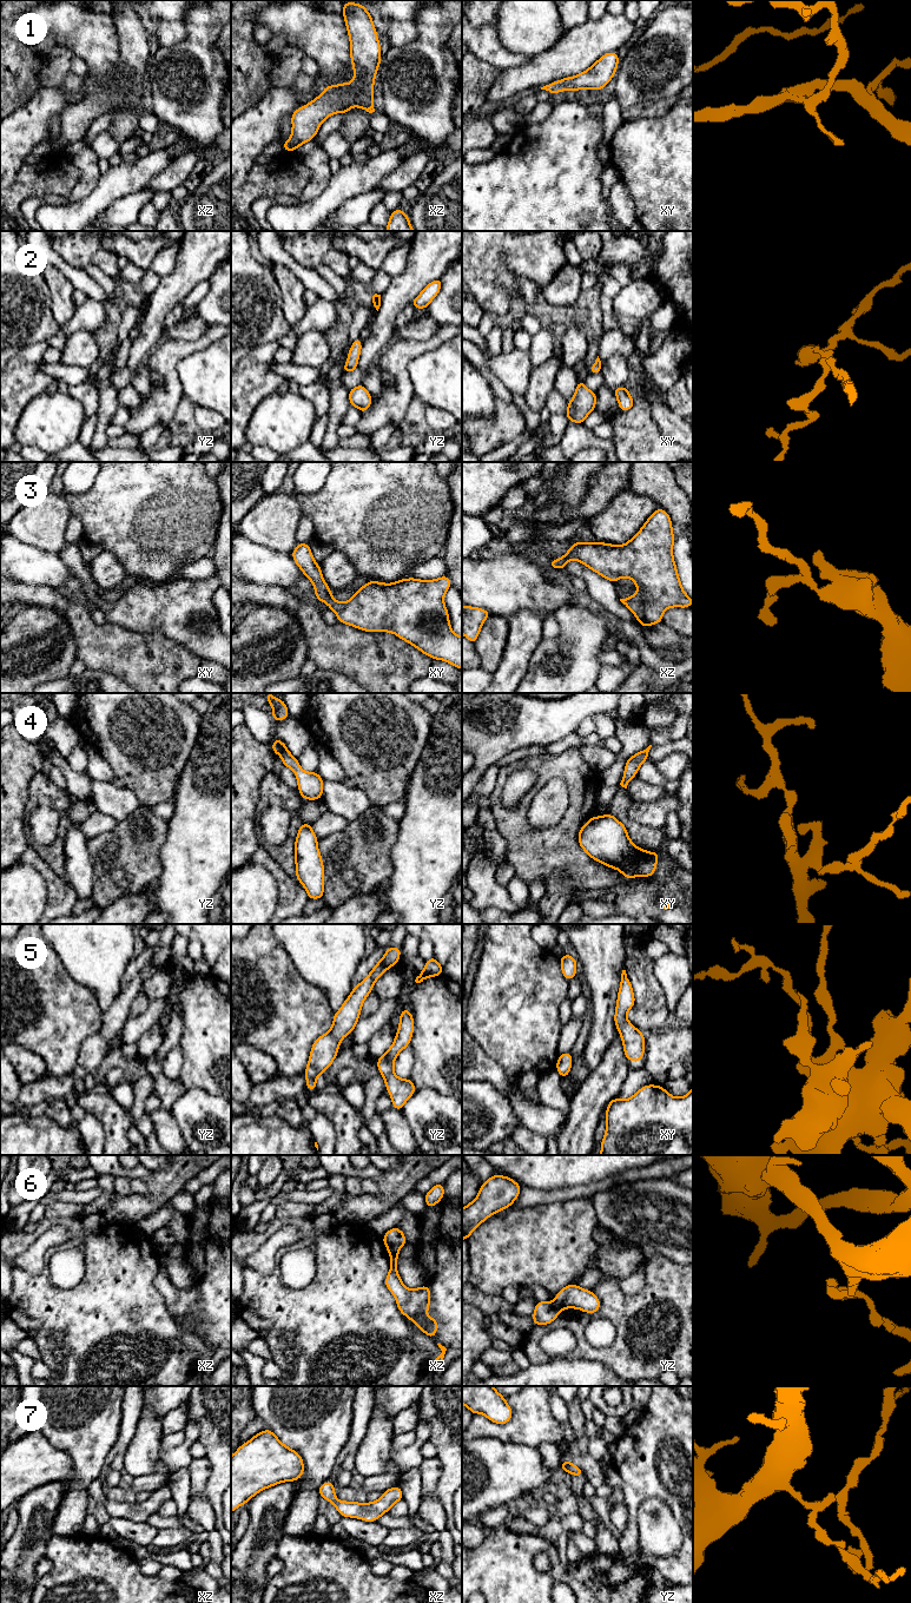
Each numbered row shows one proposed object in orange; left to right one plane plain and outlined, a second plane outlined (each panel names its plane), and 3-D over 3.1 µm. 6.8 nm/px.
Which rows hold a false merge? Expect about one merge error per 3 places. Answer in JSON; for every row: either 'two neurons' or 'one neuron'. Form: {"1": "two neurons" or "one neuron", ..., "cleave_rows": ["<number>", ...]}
{"1": "one neuron", "2": "one neuron", "3": "one neuron", "4": "one neuron", "5": "one neuron", "6": "two neurons", "7": "one neuron", "cleave_rows": ["6"]}

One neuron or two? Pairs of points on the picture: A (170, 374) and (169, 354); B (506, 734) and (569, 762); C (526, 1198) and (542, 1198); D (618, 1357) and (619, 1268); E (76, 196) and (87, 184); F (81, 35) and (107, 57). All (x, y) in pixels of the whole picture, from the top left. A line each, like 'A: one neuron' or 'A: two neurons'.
A: one neuron
B: two neurons
C: one neuron
D: two neurons
E: one neuron
F: one neuron

